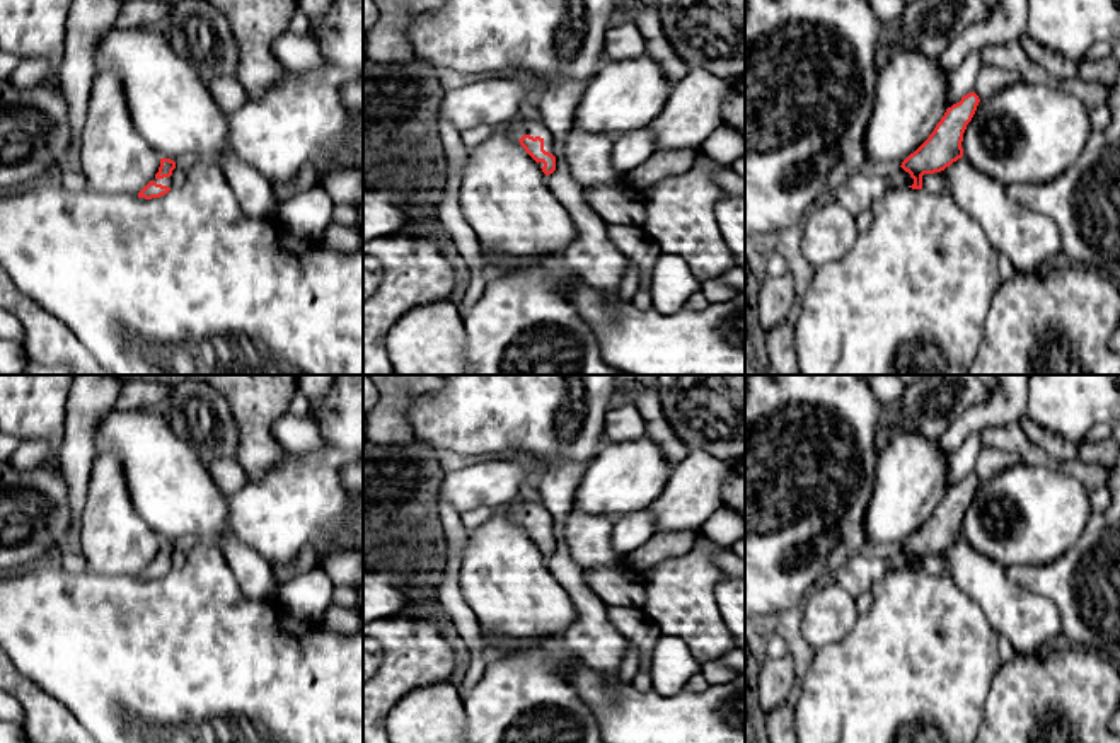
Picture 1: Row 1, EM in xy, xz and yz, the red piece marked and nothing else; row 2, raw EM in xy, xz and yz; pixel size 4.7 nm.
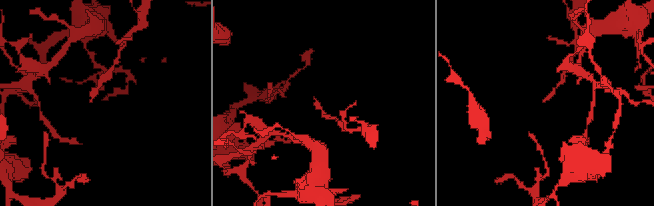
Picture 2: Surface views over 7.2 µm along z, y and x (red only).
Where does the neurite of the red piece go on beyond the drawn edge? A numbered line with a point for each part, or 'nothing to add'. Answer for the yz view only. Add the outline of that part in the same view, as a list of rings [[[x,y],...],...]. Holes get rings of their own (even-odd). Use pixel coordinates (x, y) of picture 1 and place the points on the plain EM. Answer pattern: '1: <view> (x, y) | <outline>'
nothing to add

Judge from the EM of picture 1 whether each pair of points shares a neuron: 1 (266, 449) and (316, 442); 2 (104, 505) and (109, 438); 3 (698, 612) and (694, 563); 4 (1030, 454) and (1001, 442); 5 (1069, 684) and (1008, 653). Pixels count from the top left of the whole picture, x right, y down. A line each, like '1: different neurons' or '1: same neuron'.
1: different neurons
2: different neurons
3: same neuron
4: same neuron
5: different neurons

